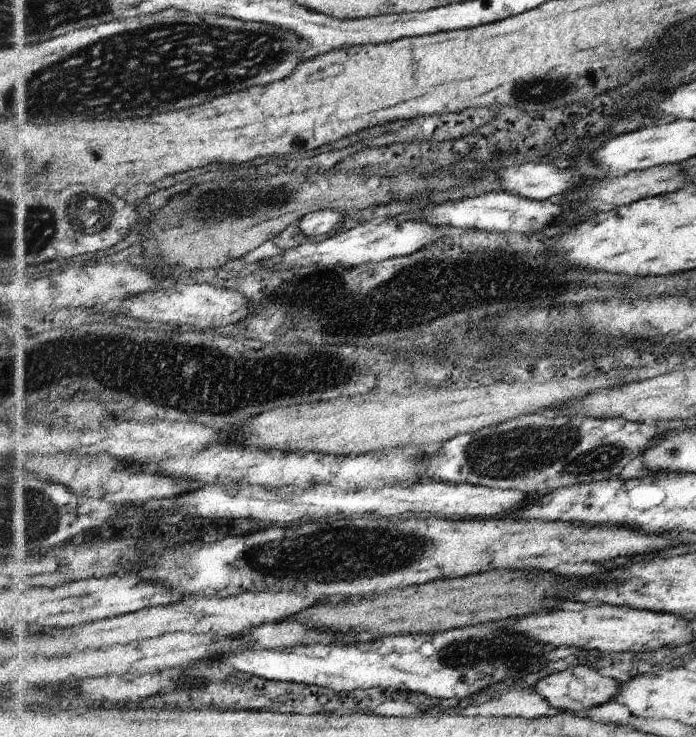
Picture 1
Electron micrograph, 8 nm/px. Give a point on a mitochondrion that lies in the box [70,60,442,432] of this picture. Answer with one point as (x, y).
(235, 202)

